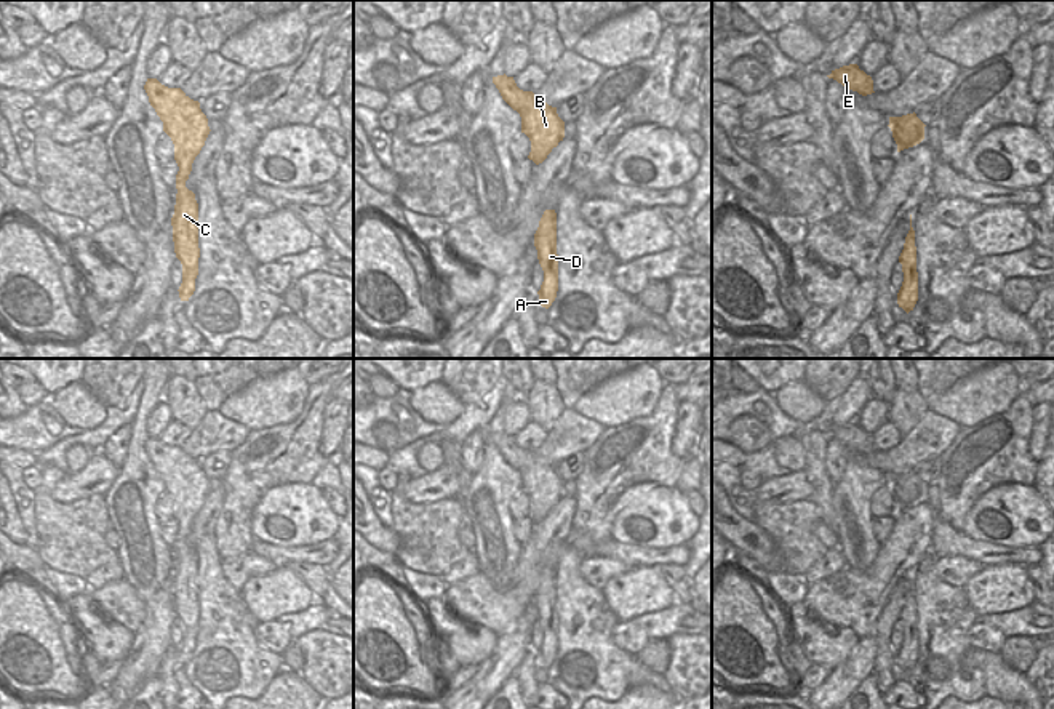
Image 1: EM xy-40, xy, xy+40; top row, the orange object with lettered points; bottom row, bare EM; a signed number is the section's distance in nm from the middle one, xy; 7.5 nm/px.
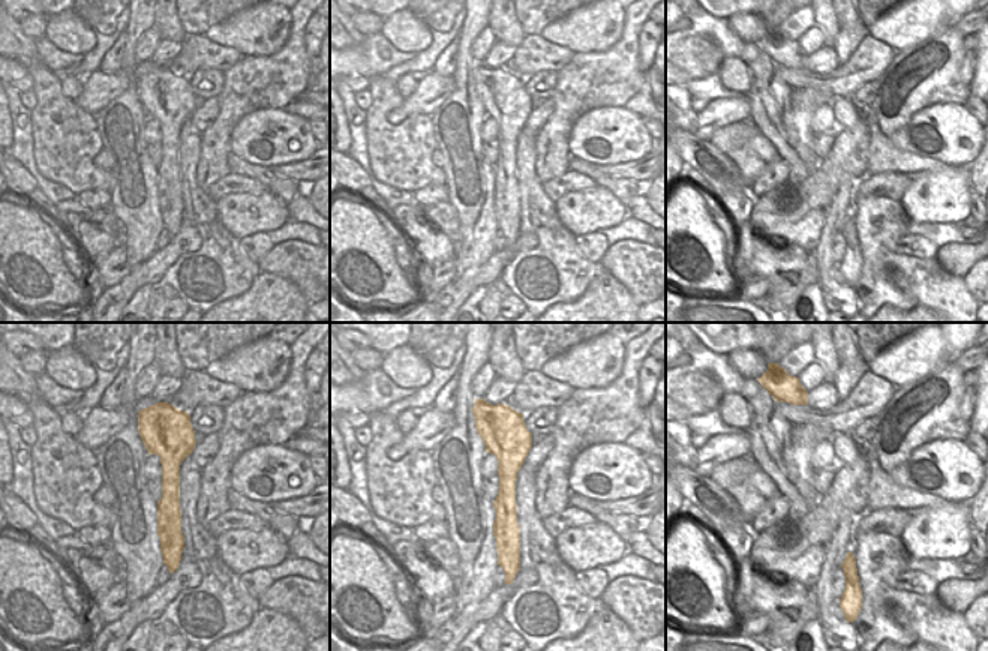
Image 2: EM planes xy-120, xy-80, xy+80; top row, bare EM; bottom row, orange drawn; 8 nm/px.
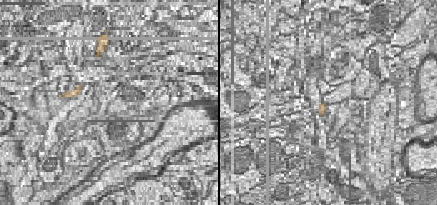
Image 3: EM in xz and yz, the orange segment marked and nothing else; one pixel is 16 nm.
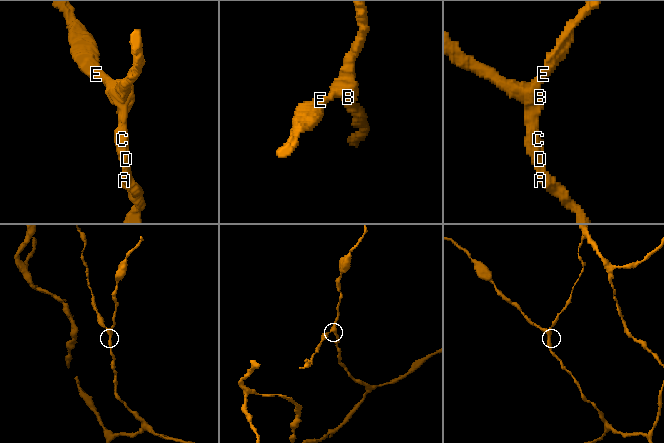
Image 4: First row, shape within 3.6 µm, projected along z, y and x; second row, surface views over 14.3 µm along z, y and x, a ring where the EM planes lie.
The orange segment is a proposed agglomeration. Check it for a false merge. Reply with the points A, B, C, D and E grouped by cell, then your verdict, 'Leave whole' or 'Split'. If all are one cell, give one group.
Groups: A B C D E. Leave whole

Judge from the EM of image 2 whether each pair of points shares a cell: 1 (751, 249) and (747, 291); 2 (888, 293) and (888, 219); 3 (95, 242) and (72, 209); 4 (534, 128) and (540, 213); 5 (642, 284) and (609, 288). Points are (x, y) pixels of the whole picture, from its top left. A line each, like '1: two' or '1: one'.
1: two
2: one
3: one
4: two
5: two

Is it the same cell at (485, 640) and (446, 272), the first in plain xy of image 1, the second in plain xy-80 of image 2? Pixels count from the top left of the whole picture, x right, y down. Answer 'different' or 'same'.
different

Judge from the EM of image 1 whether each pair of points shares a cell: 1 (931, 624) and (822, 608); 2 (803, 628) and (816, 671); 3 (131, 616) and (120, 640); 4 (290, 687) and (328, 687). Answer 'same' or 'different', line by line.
1: different
2: different
3: different
4: different

